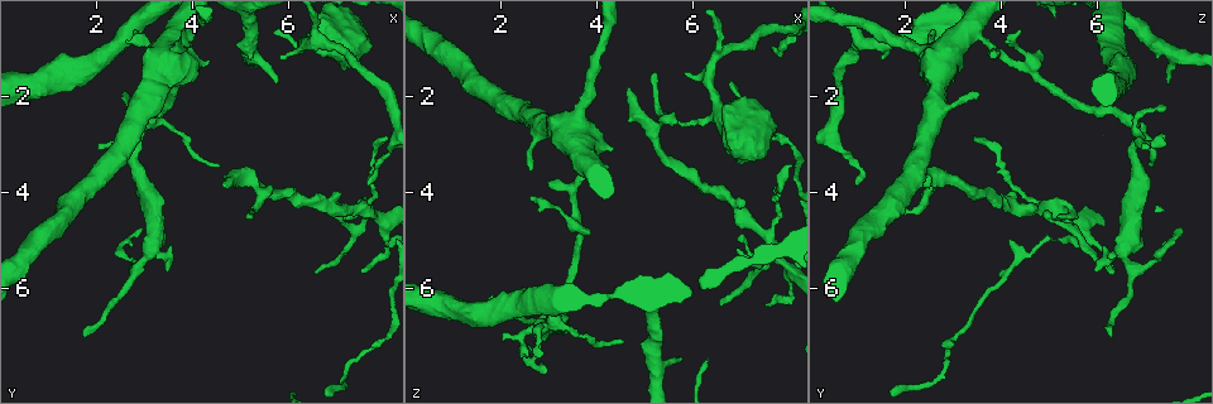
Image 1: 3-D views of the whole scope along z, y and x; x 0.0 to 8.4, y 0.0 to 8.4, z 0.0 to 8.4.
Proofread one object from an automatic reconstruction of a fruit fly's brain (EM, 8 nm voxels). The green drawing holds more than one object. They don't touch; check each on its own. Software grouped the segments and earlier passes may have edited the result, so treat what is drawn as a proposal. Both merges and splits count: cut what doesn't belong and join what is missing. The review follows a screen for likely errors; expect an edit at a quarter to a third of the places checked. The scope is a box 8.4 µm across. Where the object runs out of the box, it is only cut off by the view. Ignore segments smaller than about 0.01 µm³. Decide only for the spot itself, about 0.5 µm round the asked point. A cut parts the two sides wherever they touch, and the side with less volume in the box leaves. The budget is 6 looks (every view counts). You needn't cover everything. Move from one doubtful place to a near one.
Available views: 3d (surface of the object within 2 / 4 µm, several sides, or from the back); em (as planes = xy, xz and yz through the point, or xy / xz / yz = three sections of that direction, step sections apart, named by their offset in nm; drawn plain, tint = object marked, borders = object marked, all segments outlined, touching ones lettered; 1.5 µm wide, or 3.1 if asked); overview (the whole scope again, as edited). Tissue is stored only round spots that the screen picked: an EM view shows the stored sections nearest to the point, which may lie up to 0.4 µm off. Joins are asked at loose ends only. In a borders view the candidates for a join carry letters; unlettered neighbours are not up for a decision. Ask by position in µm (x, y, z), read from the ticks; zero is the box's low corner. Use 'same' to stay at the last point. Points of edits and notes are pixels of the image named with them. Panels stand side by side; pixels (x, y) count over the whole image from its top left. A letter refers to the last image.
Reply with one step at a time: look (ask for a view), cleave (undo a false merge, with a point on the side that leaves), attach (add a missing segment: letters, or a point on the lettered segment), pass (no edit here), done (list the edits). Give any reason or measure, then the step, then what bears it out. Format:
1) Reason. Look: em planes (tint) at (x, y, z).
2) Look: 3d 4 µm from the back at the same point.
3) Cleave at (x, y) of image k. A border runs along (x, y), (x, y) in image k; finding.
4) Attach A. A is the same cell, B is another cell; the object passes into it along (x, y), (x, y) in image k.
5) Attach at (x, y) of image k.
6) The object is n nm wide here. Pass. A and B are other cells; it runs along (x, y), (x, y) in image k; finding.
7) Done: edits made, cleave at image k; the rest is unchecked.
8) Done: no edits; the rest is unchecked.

Tapers out. Look: 3d 2 µm from the back at (7.60, 3.80, 1.00).

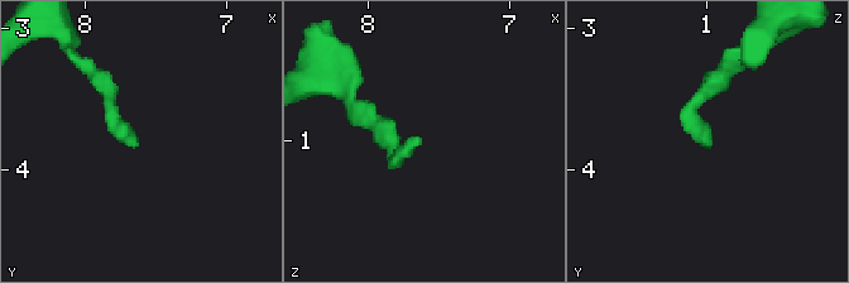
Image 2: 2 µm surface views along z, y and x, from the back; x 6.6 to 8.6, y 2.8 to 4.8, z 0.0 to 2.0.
Look: em yz step 4 (tint) at (7.60, 3.80, 1.00).

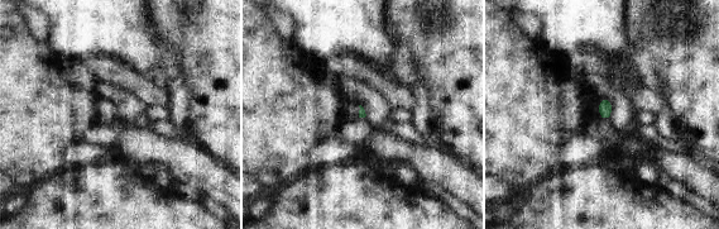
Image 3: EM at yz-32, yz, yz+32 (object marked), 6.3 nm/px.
Look: em planes (borders) at the same point.

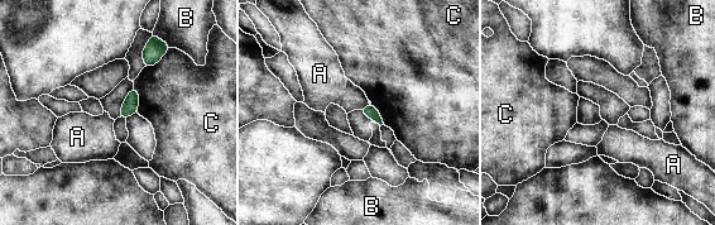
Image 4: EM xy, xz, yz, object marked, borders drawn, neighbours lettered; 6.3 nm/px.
Pass. A, B and C are other cells; a border runs along (369, 104), (360, 109) in image 4; none of them fits.

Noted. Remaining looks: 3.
Abrupt turn. Look: em planes (tint) at (2.95, 2.70, 6.80).

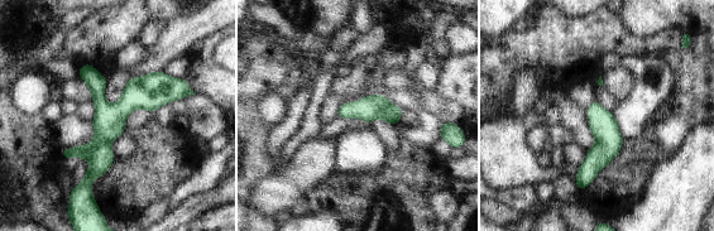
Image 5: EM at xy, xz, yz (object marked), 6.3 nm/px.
Look: em planes (borders) at the same point.

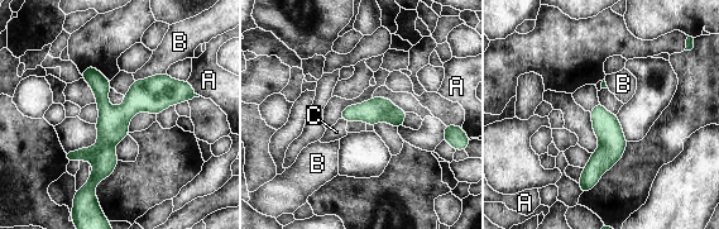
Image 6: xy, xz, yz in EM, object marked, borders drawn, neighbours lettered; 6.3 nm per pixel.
The object is 160 nm wide here. Pass. A, B and C are other cells; all the same neuron.

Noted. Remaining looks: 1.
Done: no edits; the rest is unchecked.

